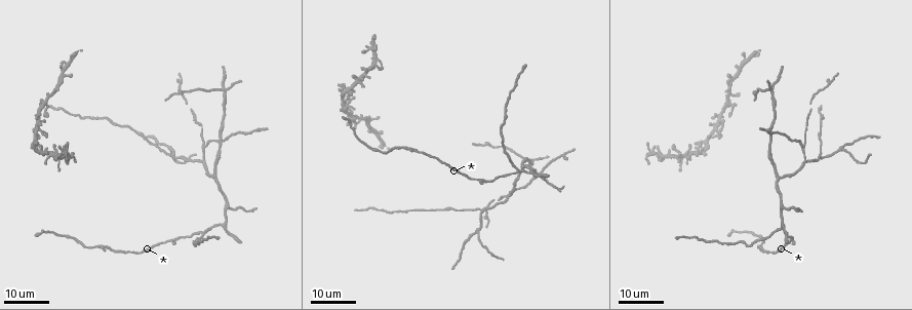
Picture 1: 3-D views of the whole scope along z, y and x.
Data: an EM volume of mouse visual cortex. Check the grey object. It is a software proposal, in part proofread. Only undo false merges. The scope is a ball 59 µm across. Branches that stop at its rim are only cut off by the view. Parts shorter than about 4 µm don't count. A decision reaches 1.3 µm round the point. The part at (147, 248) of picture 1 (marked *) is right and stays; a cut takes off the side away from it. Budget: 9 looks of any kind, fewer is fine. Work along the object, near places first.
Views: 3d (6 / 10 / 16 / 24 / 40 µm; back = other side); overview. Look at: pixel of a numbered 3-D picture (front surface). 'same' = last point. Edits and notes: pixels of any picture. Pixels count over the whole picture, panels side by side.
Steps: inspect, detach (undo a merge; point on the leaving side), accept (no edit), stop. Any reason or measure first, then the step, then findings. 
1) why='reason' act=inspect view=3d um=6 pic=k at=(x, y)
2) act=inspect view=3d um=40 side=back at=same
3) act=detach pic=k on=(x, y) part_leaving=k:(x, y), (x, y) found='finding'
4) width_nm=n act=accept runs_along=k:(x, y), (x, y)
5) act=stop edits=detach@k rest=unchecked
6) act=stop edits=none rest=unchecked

why='a fork' act=inspect view=3d um=16 pic=1 at=(203, 147)

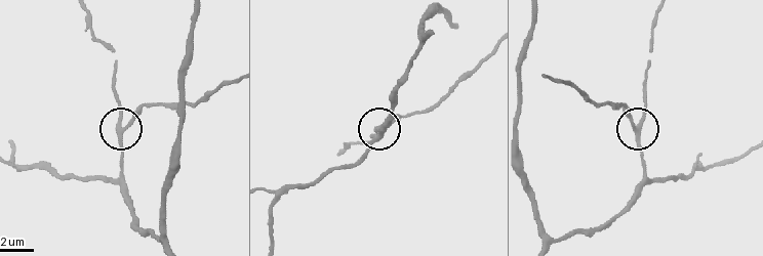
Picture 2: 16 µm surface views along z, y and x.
why='zoom in' act=inspect view=3d um=6 pic=2 at=(634, 128)

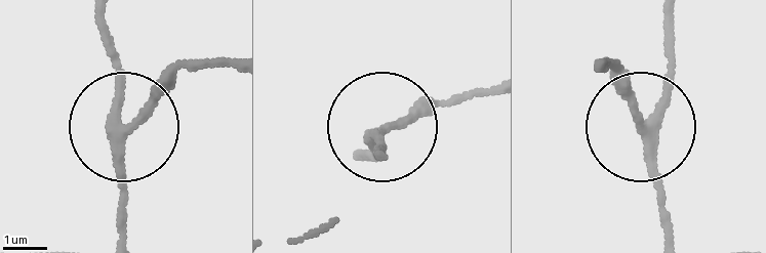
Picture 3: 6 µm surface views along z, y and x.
side_arm_um=19 act=accept runs_along=3:(379, 156), (391, 130), (452, 100) found='all the same cell'

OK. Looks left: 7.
why='three-way junction' act=inspect view=3d um=16 pic=1 at=(173, 157)

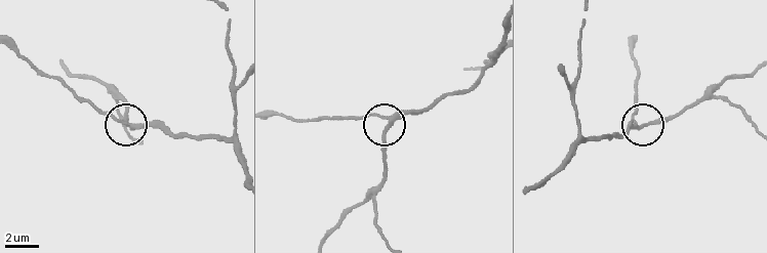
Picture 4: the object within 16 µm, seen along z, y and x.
act=inspect view=3d um=6 pic=4 at=(642, 126)

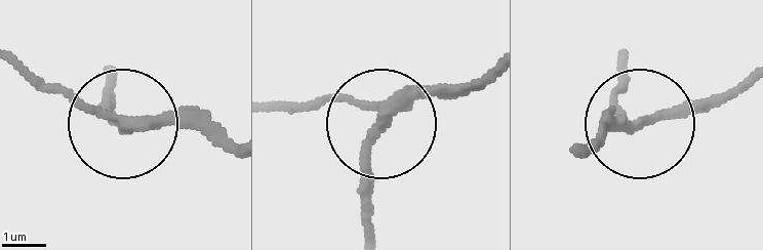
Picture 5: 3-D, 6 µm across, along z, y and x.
act=inspect view=3d um=6 side=back pic=5 at=(376, 121)

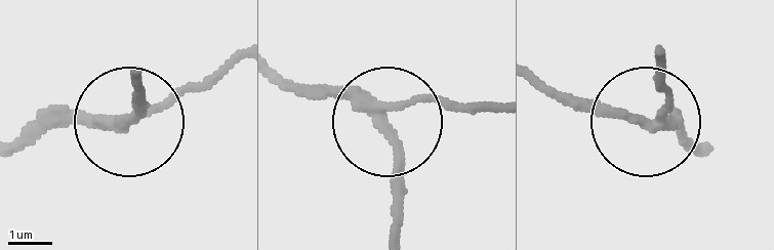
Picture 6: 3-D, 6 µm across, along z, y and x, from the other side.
arms=3 act=accept runs_along=6:(699, 142), (678, 124), (589, 113), (537, 91) found='one cell here'

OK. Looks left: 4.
why='three arms meet' act=inspect view=3d um=16 pic=1 at=(208, 227)

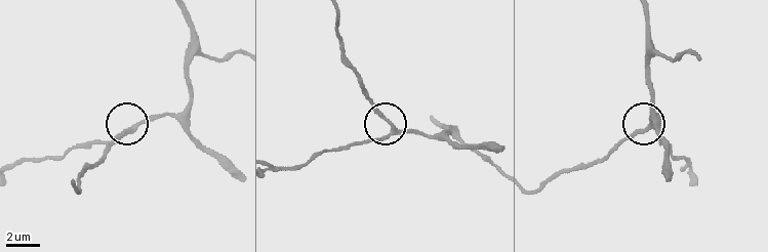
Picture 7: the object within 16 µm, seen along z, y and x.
act=inspect view=3d um=10 pic=7 at=(137, 125)

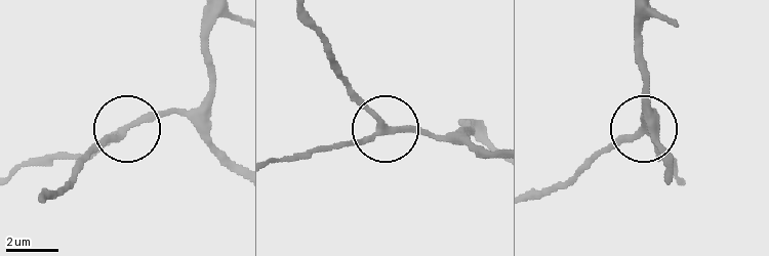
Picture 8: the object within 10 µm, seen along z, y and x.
side_arm_um=30 act=accept runs_along=8:(680, 177), (640, 131), (620, 135), (596, 158) found='continuous, no second cell'

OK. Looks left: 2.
why='three arms meet' act=inspect view=3d um=24 pic=1 at=(845, 149)

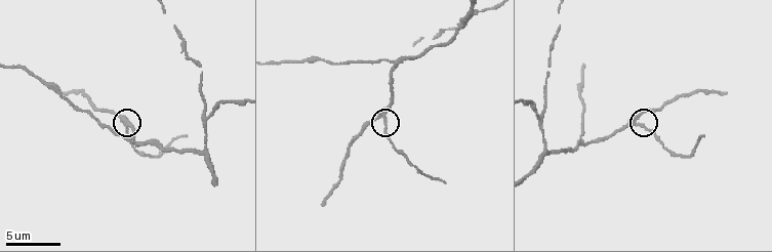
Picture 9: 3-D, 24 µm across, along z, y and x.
act=inspect view=3d um=10 pic=9 at=(639, 123)

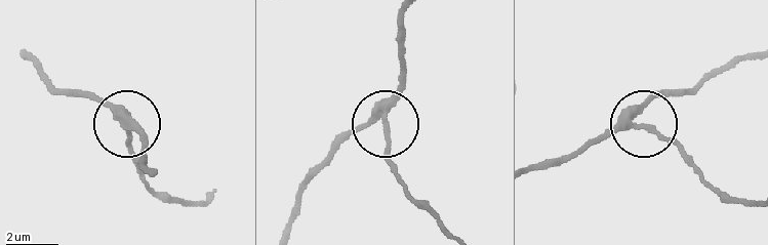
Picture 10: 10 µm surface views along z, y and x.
arms=3 act=accept found='continuous, no second cell'

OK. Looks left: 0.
act=stop edits=none rest=unchecked

